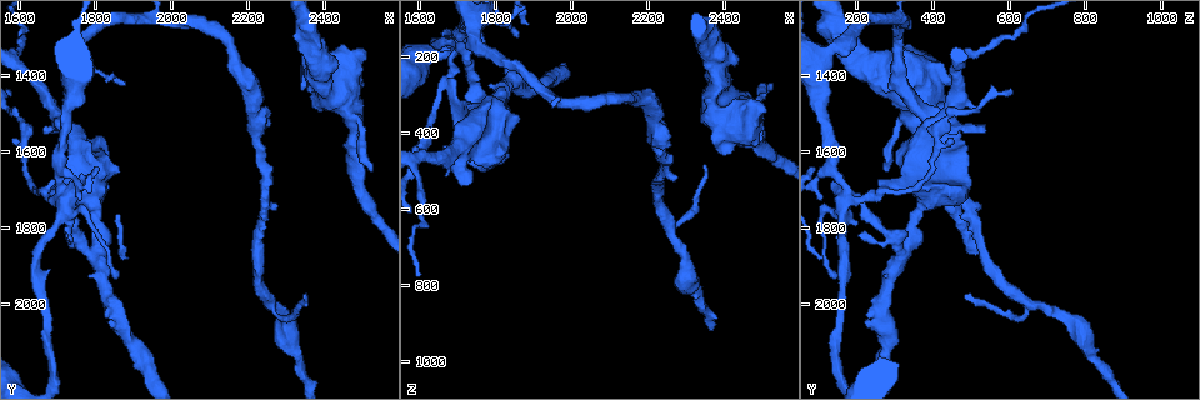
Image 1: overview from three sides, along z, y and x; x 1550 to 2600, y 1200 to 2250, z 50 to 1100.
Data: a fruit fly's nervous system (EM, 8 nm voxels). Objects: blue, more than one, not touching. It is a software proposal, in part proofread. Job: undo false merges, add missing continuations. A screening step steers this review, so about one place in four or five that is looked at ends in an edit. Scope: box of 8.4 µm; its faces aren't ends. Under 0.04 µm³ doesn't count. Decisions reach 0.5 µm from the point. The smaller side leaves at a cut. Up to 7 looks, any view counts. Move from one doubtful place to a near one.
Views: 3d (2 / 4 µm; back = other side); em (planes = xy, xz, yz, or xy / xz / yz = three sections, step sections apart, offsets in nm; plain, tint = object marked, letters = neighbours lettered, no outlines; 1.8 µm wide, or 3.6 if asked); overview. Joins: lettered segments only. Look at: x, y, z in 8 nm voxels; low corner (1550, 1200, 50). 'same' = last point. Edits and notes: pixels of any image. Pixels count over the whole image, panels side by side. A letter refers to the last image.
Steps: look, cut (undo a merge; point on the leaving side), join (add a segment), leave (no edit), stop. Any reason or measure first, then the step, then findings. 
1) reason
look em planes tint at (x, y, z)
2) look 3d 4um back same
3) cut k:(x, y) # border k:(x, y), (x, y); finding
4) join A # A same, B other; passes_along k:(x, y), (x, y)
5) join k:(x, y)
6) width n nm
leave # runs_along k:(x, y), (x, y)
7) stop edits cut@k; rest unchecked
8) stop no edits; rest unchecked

abrupt turn
look 3d 4um at (1795, 1850, 325)

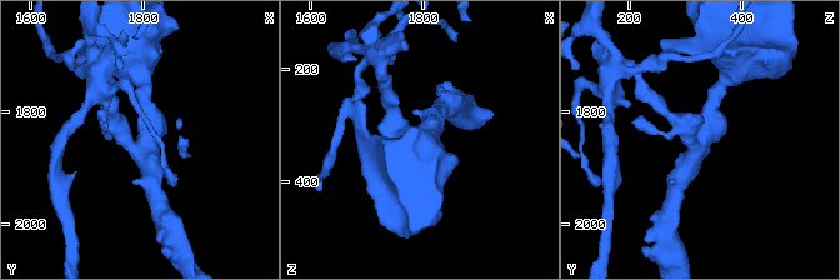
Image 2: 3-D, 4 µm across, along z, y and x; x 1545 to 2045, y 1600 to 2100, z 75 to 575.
shape alone is not enough
look em planes letters at (1800, 1860, 320)

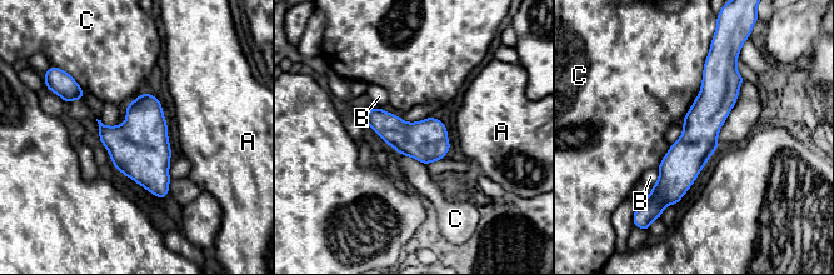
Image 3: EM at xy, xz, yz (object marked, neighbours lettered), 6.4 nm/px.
width 240 nm
leave # A other, B other, C other; border 3:(745, 80), (719, 131), (718, 148); one cell here

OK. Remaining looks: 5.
side arm on a straight run
look em planes letters at (1715, 1710, 175)

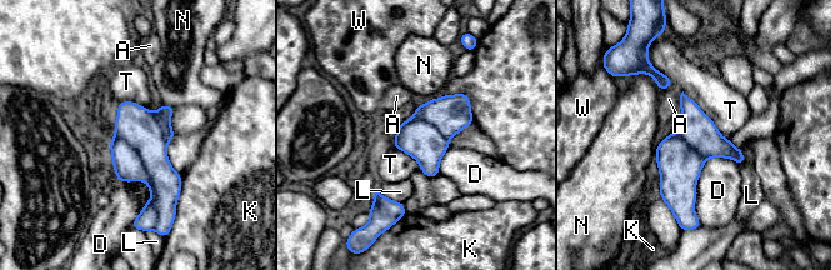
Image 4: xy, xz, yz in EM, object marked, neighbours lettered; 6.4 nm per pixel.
width 300 nm
cut 4:(128, 165) # A other, D other, K other, L other, N other, T other, W other; part_leaving 4:(113, 141), (149, 181), (150, 209); two cells meet here

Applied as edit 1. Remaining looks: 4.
redraw
look overview

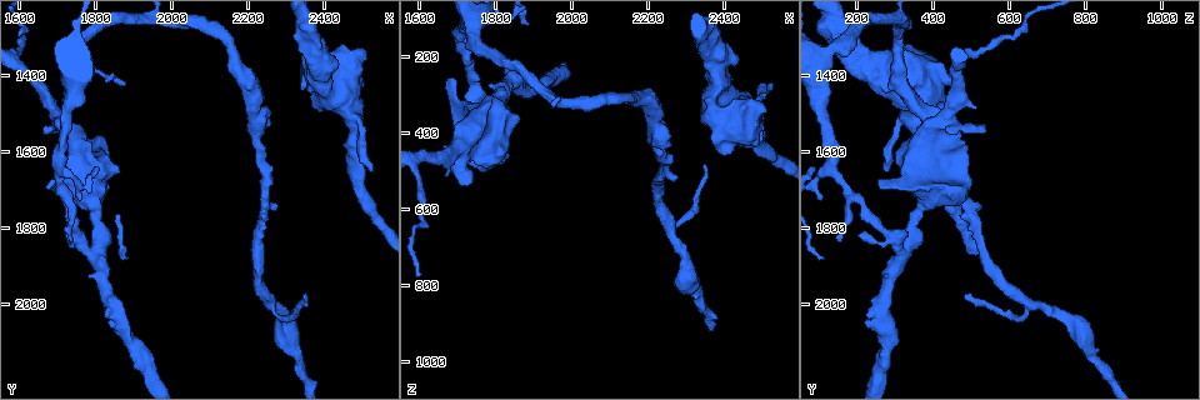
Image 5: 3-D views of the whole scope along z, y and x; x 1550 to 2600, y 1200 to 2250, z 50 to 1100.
branch stops here
look em planes tint at (2520, 1645, 275)

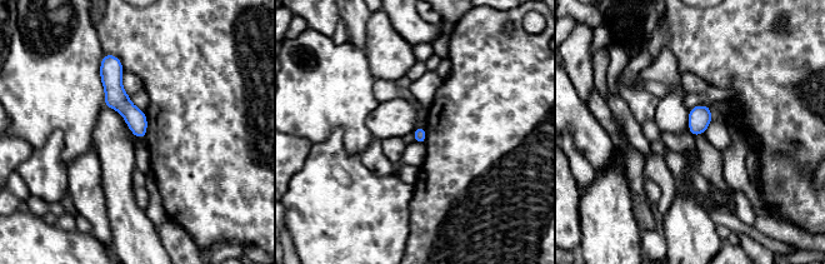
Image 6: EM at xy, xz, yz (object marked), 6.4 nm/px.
see the neighbours
look em planes letters same

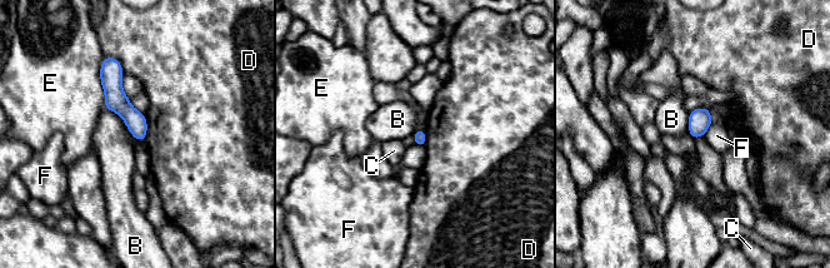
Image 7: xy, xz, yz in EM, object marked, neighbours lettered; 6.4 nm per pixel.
leave # B other, C other, D other, E other, F other; runs_along 7:(109, 65), (114, 97), (141, 138); none of them fits

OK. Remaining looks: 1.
stop edits cut@4; rest unchecked

